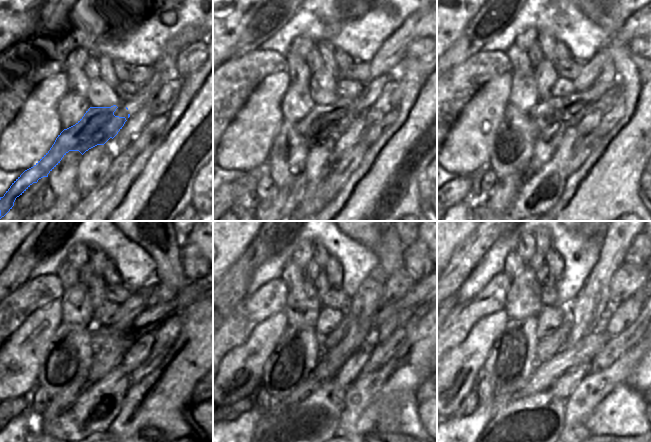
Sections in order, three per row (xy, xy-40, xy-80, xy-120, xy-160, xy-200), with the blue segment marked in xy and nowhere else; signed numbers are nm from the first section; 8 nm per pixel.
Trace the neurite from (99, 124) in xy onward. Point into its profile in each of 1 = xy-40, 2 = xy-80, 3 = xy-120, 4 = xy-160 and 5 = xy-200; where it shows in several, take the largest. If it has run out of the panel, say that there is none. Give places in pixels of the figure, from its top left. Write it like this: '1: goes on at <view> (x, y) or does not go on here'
1: goes on at xy-40 (323, 121)
2: goes on at xy-80 (544, 115)
3: goes on at xy-120 (131, 308)
4: goes on at xy-160 (335, 336)
5: goes on at xy-200 (569, 321)

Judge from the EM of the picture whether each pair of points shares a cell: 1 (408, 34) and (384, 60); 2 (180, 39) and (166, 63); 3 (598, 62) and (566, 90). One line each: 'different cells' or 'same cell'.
1: same cell
2: same cell
3: different cells

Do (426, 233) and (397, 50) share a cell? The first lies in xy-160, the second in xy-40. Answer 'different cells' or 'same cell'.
same cell

